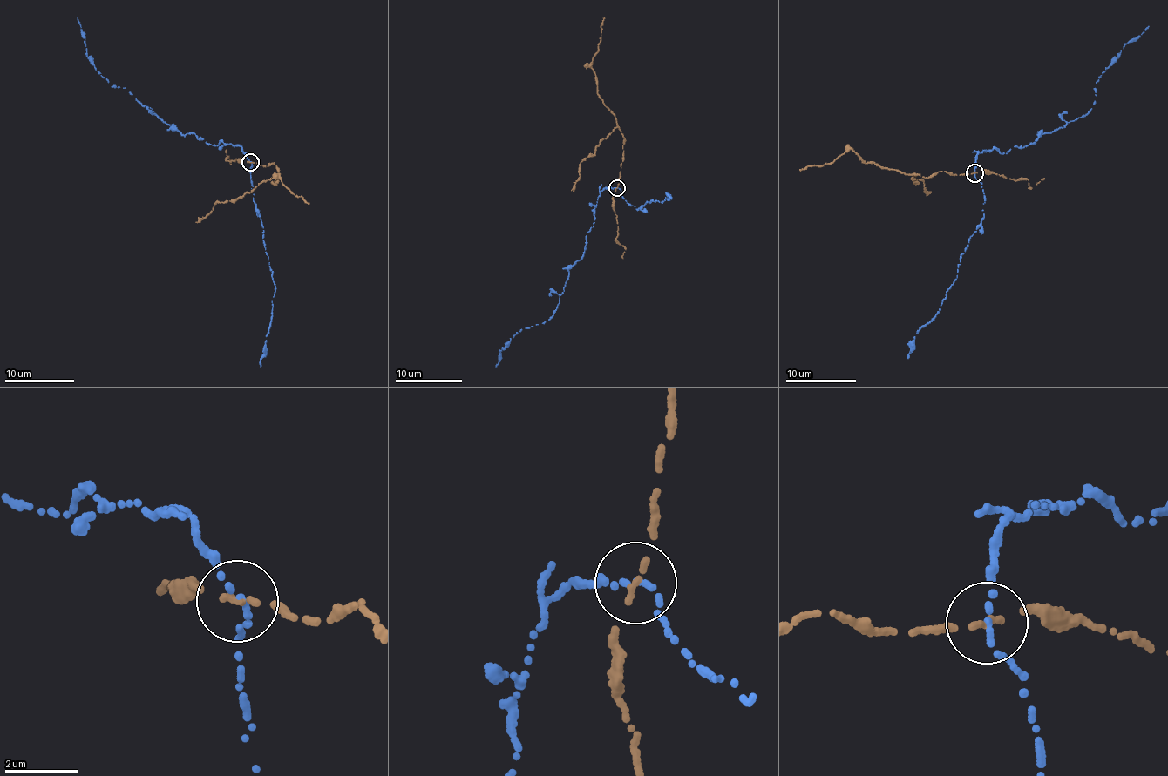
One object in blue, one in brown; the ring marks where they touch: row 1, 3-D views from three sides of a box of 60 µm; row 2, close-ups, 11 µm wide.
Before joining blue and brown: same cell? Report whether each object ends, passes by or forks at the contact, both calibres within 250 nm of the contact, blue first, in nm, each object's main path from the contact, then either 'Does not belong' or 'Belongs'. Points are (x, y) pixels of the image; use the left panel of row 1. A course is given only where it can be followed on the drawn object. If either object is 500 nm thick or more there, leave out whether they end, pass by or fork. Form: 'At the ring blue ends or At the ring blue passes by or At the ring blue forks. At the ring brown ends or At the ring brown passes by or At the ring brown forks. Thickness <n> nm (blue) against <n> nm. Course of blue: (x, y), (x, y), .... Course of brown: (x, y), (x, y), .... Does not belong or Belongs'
At the ring blue passes by. At the ring brown passes by. Thickness 130 nm (blue) against 130 nm. Course of blue: (249, 162), (241, 146), (181, 133), (125, 88), (112, 87), (95, 70), (78, 18). Course of brown: (249, 162), (265, 167), (274, 162), (280, 178), (271, 182), (274, 185), (279, 174), (289, 190), (308, 203). Belongs

